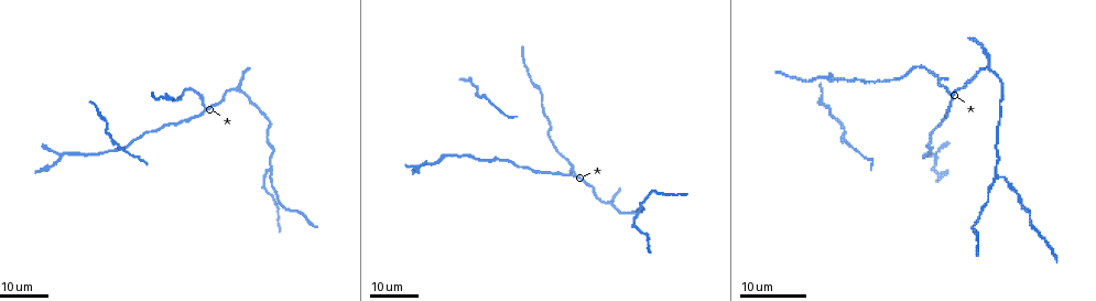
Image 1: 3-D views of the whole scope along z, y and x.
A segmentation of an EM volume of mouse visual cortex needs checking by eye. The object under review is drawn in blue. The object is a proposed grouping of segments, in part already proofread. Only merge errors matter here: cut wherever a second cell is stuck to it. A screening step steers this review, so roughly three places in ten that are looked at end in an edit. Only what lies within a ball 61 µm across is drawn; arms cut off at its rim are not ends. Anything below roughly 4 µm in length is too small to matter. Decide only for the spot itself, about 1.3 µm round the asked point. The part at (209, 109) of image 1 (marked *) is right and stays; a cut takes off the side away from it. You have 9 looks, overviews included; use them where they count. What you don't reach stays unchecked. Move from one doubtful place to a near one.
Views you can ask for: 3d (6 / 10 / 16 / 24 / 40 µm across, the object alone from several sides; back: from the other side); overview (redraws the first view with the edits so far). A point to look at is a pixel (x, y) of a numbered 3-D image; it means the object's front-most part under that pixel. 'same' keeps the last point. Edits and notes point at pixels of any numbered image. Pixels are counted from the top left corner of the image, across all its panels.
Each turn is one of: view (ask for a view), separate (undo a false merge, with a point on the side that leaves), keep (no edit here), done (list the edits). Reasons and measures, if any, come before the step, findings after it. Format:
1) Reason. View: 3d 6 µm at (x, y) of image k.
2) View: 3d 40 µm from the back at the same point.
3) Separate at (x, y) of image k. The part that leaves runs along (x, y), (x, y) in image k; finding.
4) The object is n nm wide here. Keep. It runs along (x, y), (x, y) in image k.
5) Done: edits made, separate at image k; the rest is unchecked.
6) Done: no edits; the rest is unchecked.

Arms part here. View: 3d 16 µm at (605, 201) of image 1.

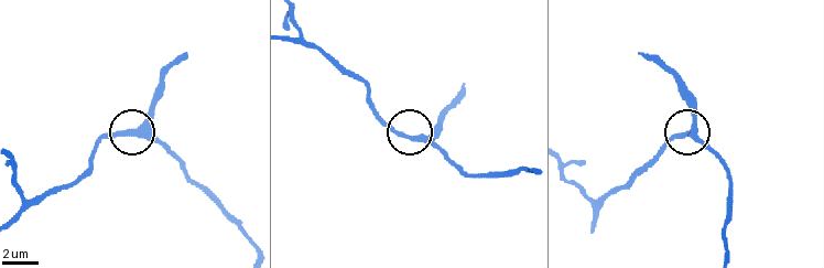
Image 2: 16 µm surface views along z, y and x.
Zoom in. View: 3d 6 µm at (419, 136) of image 2.

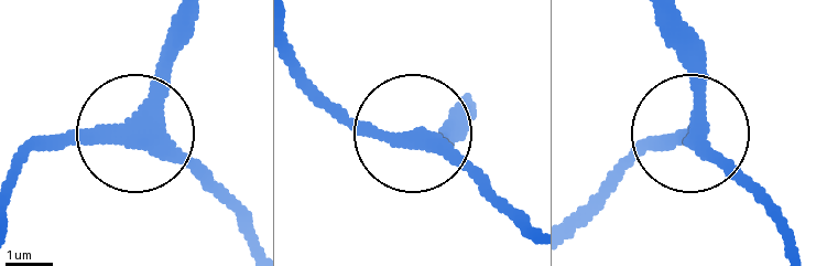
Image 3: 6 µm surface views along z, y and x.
3 arms meet here. Keep. It runs along (294, 65), (354, 121), (401, 137), (468, 129) in image 3; one cell here.

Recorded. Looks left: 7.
Three arms meet. View: 3d 16 µm at (62, 156) of image 1.

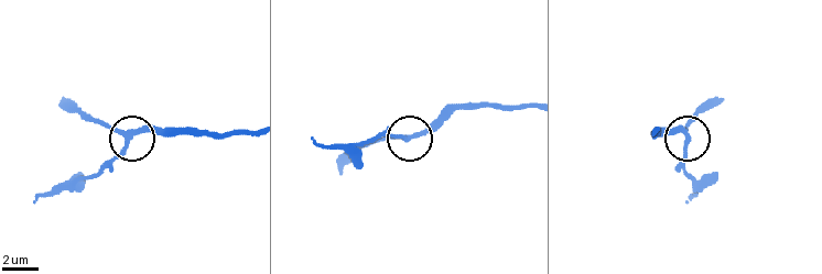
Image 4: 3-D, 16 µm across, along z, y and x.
View: 3d 10 µm at (685, 138) of image 4.

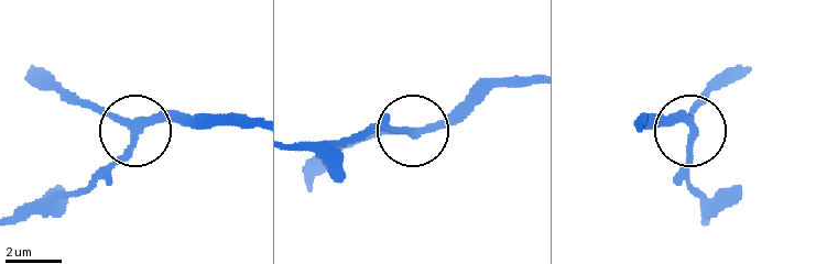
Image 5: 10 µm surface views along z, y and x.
3 arms meet here. Keep. It runs along (250, 127), (158, 119), (130, 131), (75, 94) in image 5; all the same cell.

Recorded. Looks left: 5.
Calibre changes. View: 3d 24 µm at (540, 91) of image 1.

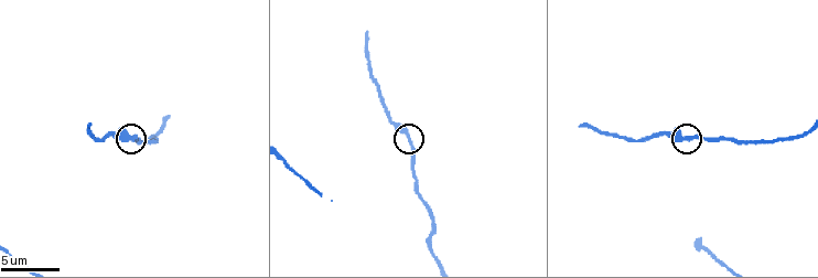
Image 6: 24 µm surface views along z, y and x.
Closer look. View: 3d 10 µm at (410, 145) of image 6.

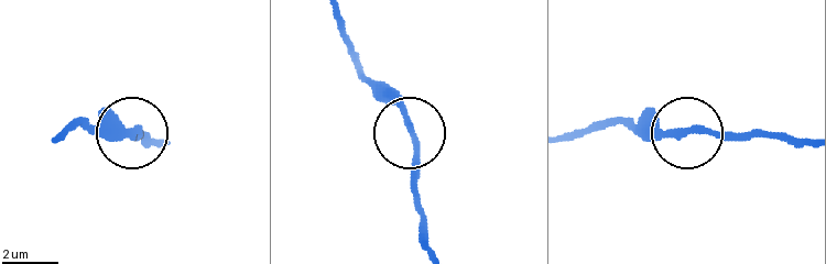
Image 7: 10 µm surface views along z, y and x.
Keep. It runs along (160, 142), (82, 128) in image 7; continuous, no second cell.

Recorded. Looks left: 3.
Arms part here. View: 3d 16 µm at (638, 210) of image 1.

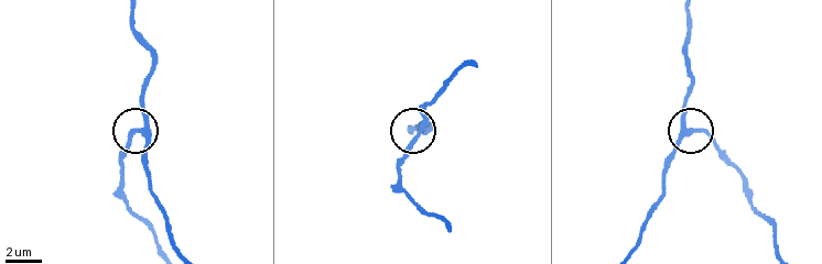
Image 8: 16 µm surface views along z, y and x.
Zoom in. View: 3d 6 µm at (145, 133) of image 8.

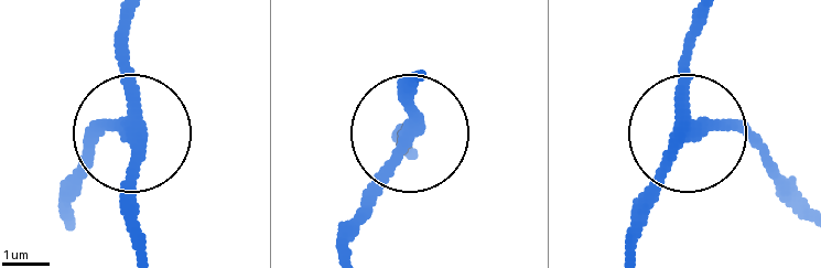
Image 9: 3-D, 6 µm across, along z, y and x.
The object is 260 nm wide here. Keep. It runs along (133, 19), (130, 134), (114, 126), (63, 181) in image 9; continuous, no second cell.

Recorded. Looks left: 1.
Done: no edits; the rest is unchecked.

